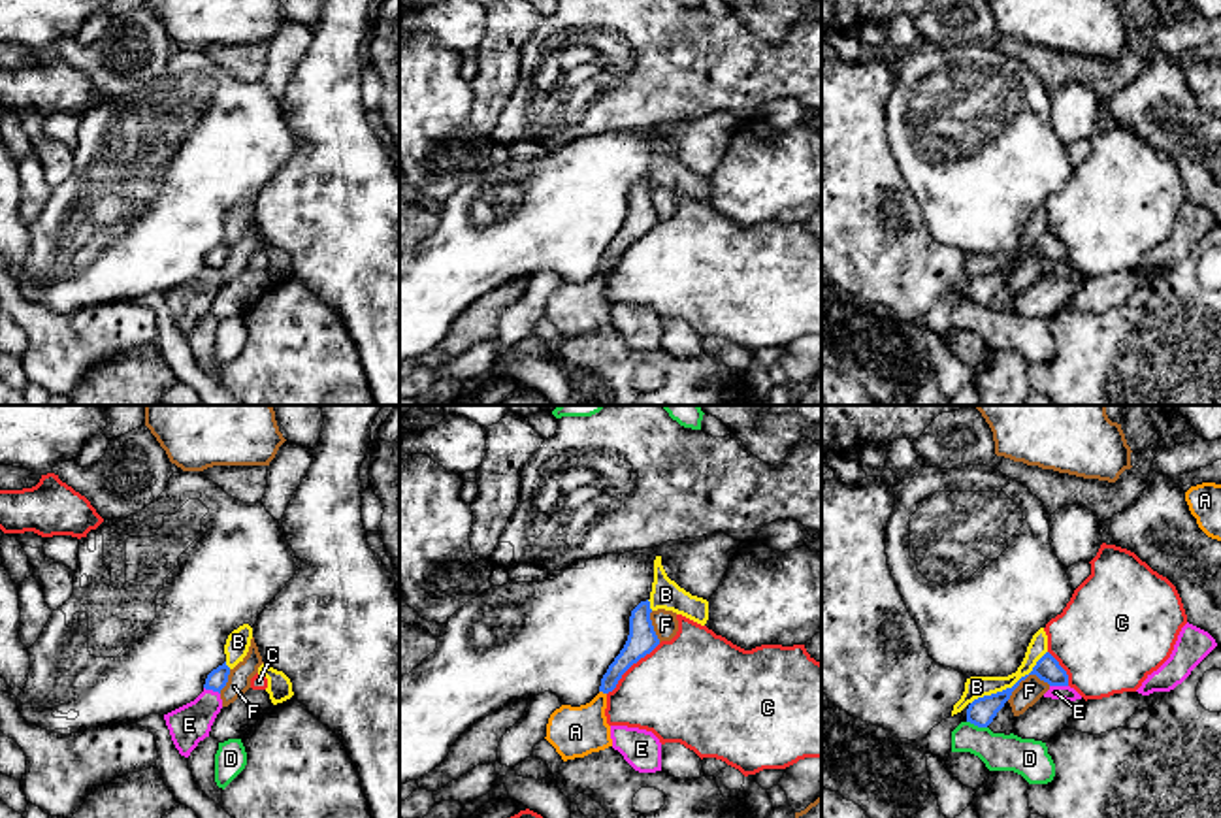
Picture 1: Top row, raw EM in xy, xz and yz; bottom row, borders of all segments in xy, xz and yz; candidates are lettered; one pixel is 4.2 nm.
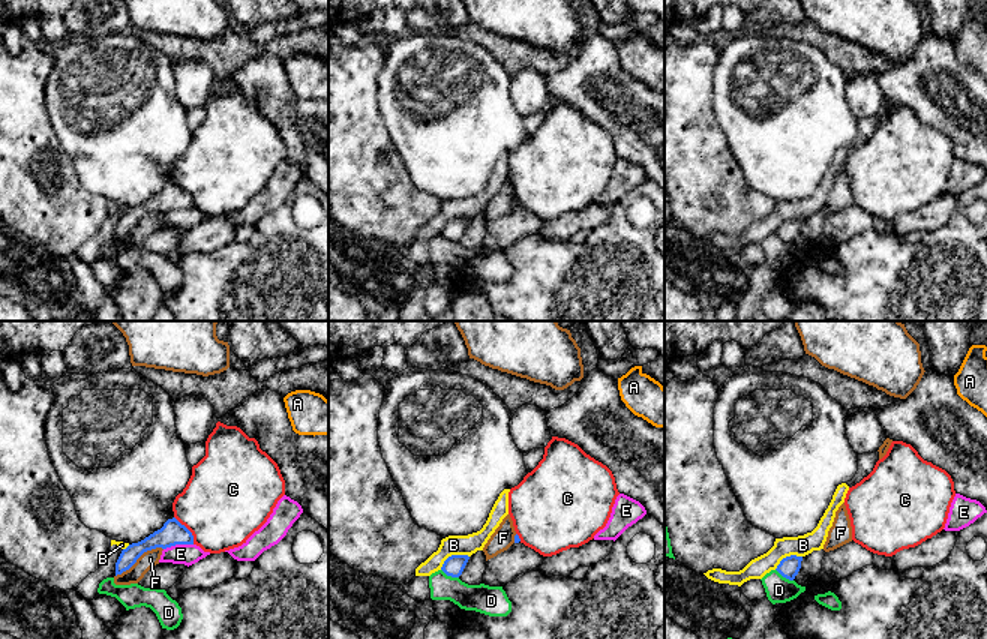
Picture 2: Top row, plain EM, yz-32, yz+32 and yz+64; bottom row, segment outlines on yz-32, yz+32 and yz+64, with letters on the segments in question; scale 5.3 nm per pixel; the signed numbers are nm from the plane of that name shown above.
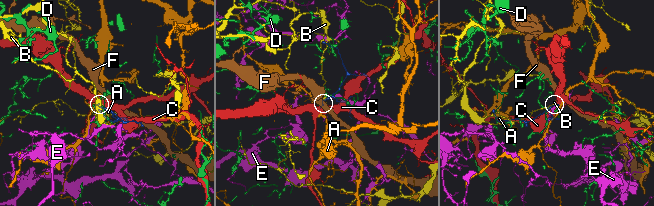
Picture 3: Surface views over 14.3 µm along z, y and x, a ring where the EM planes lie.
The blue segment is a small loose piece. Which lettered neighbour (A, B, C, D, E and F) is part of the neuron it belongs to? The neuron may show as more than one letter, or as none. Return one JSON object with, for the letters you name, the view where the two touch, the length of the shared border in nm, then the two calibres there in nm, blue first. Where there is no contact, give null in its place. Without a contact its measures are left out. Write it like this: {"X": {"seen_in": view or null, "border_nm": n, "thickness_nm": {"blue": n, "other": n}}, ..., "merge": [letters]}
{"A": {"seen_in": "xz", "border_nm": 40, "thickness_nm": {"blue": 110, "other": 220}}, "merge": ["A"]}

